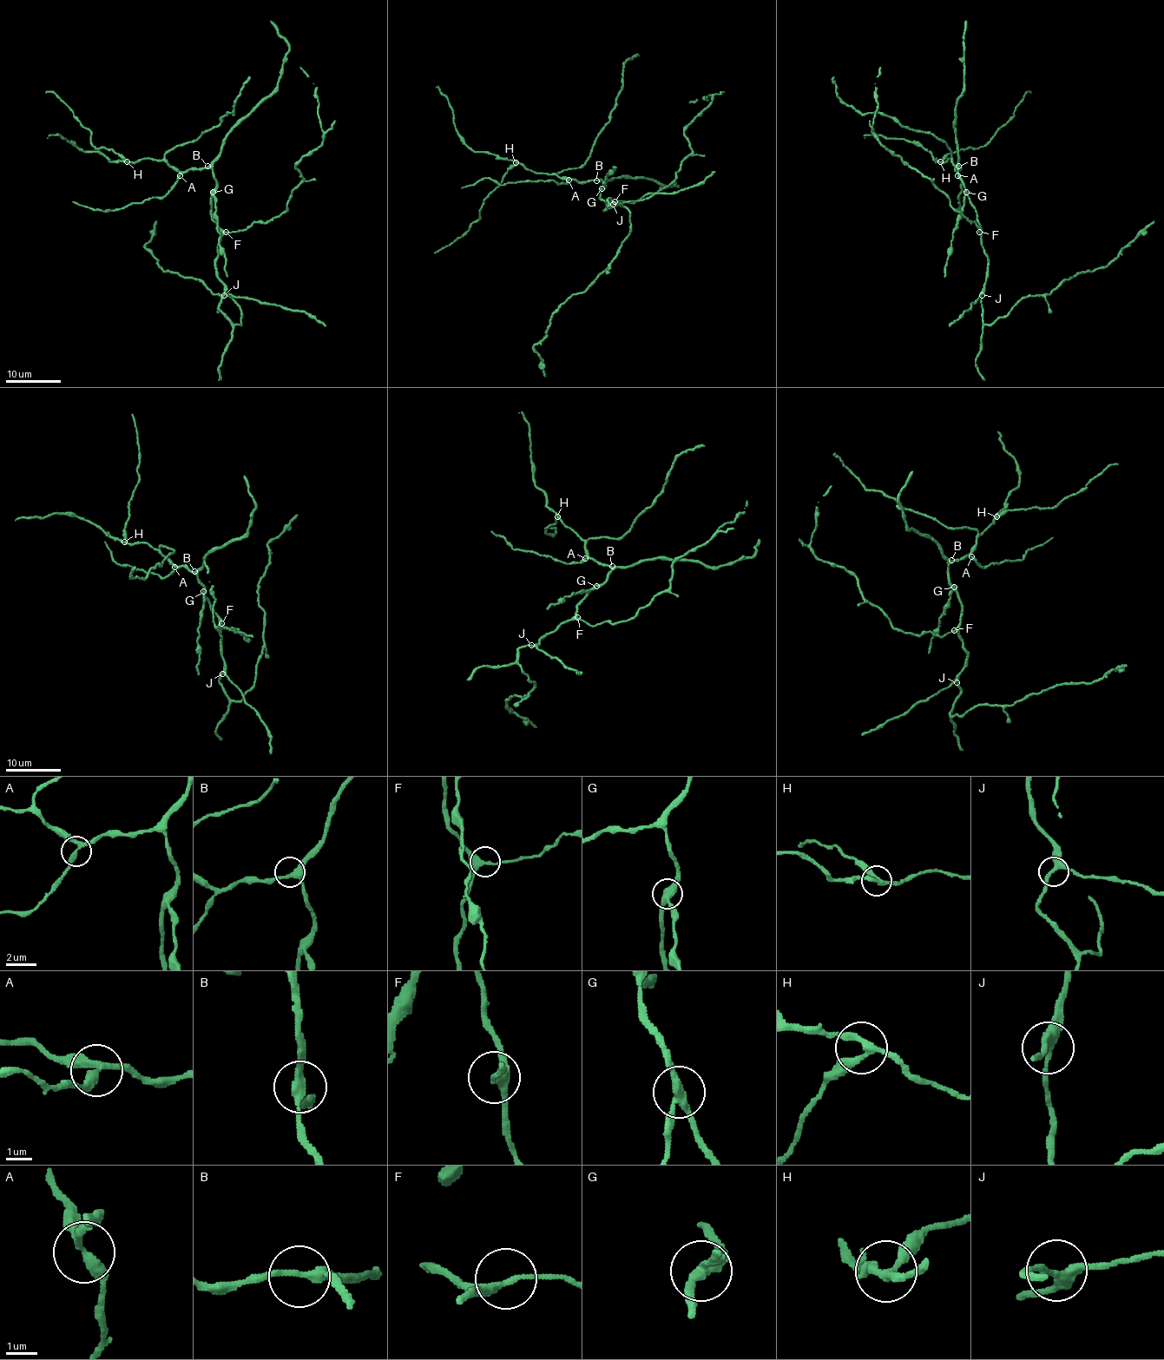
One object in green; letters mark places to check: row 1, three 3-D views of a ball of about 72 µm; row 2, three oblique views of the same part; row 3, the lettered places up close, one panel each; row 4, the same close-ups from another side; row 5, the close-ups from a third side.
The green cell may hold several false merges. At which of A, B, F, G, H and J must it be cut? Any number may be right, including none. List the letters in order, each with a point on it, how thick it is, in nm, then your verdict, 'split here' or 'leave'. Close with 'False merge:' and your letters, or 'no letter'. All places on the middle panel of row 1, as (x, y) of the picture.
A: (568, 180) | 280 nm | leave
B: (596, 180) | 320 nm | leave
F: (614, 201) | 260 nm | leave
G: (601, 188) | 320 nm | split here
H: (516, 162) | 240 nm | leave
J: (613, 204) | 280 nm | leave
False merge: G

